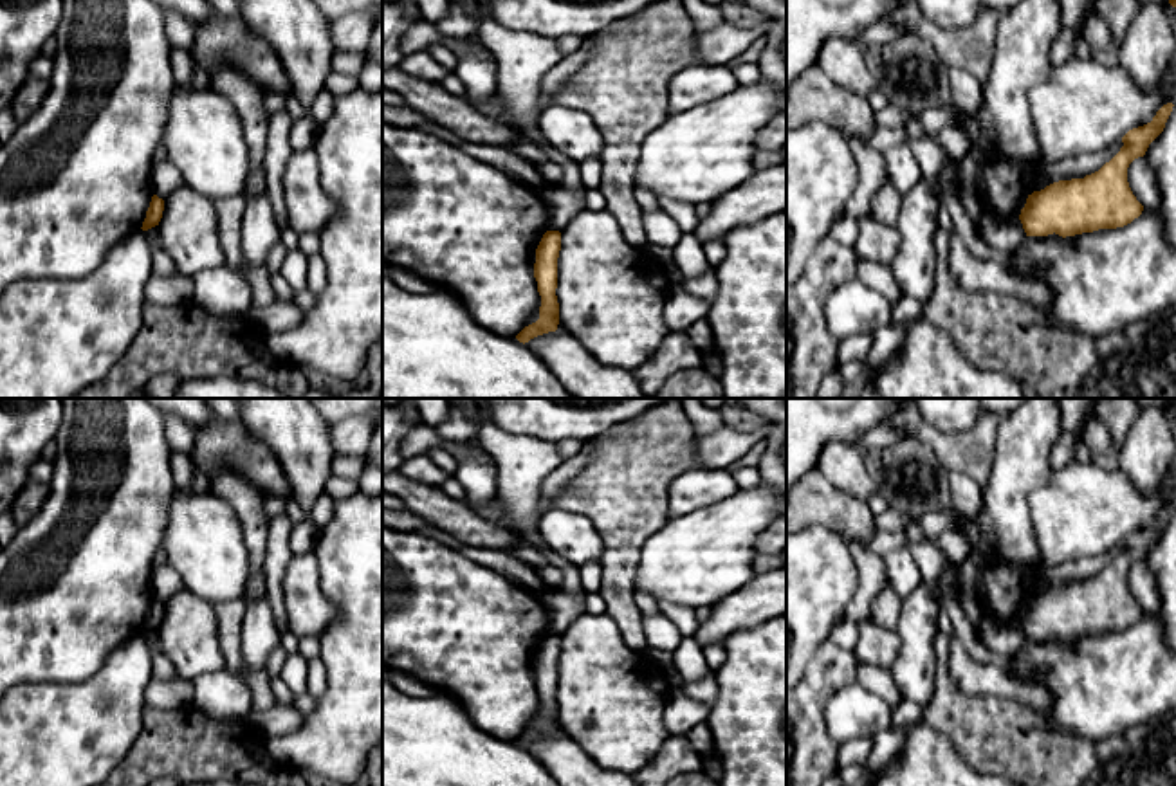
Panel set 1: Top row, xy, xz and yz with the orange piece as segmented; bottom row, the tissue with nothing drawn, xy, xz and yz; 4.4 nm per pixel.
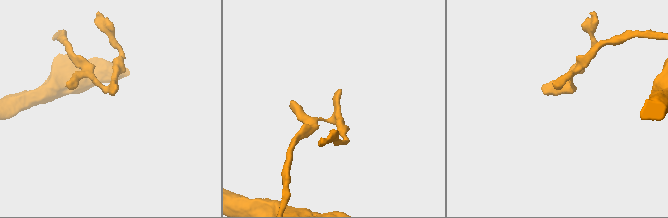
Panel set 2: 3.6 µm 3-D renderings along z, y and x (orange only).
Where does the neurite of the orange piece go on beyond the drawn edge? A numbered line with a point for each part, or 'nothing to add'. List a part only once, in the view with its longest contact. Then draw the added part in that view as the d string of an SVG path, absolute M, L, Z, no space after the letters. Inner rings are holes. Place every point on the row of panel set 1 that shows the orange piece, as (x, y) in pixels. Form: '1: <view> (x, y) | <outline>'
nothing to add

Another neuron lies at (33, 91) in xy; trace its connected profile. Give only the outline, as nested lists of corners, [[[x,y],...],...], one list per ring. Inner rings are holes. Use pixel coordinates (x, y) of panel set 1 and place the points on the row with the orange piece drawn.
[[[29,76],[11,101],[11,110],[18,124],[34,115],[49,92],[49,81]]]

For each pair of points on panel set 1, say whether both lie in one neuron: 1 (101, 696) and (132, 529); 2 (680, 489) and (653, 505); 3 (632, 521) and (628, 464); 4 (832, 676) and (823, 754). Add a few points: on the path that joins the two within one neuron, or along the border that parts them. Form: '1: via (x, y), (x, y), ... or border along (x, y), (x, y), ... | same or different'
1: border along (141, 633), (125, 640), (89, 678), (74, 682) | different
2: border along (697, 466), (671, 482), (670, 516) | different
3: via (628, 507), (628, 478) | same
4: via (812, 696), (812, 734) | same

